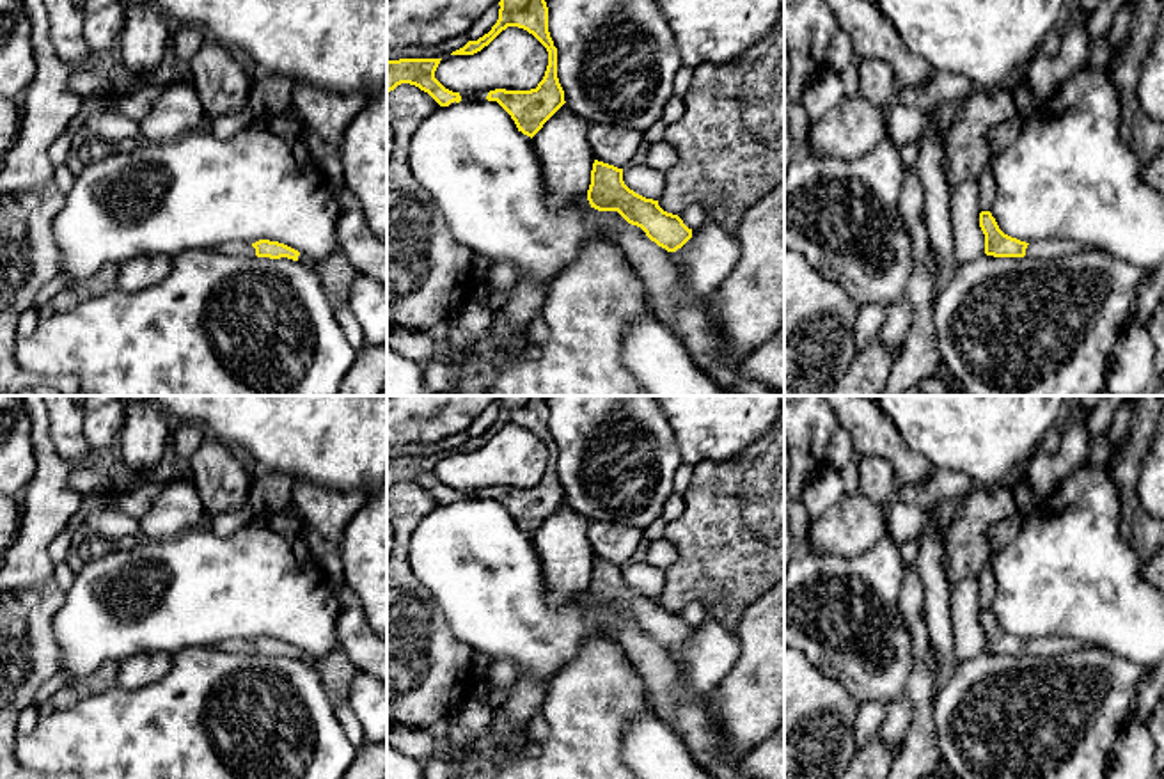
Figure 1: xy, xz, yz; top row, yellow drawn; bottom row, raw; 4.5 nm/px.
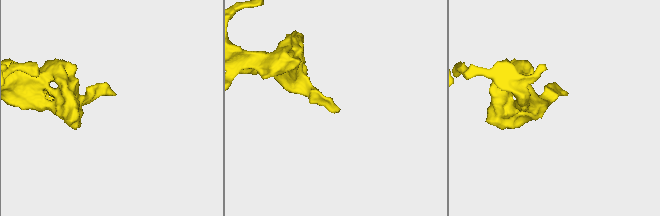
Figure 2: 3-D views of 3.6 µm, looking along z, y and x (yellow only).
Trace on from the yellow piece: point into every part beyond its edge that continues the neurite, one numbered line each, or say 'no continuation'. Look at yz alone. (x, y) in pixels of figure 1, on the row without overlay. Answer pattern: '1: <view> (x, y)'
1: yz (1053, 646)

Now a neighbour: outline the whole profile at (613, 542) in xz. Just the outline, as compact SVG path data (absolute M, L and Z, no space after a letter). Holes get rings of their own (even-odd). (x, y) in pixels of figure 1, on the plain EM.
M591 522L587 531L594 557L617 566L628 564L630 557L642 543L642 534L644 529L617 522Z

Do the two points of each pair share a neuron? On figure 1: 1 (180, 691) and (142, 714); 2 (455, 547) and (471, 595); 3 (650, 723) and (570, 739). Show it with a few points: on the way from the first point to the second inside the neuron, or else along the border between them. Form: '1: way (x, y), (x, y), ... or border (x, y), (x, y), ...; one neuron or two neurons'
1: way (171, 700), (157, 714), (151, 714); one neuron
2: way (456, 559), (471, 575), (471, 582); one neuron
3: border (653, 696), (653, 701), (630, 719), (621, 760); two neurons

